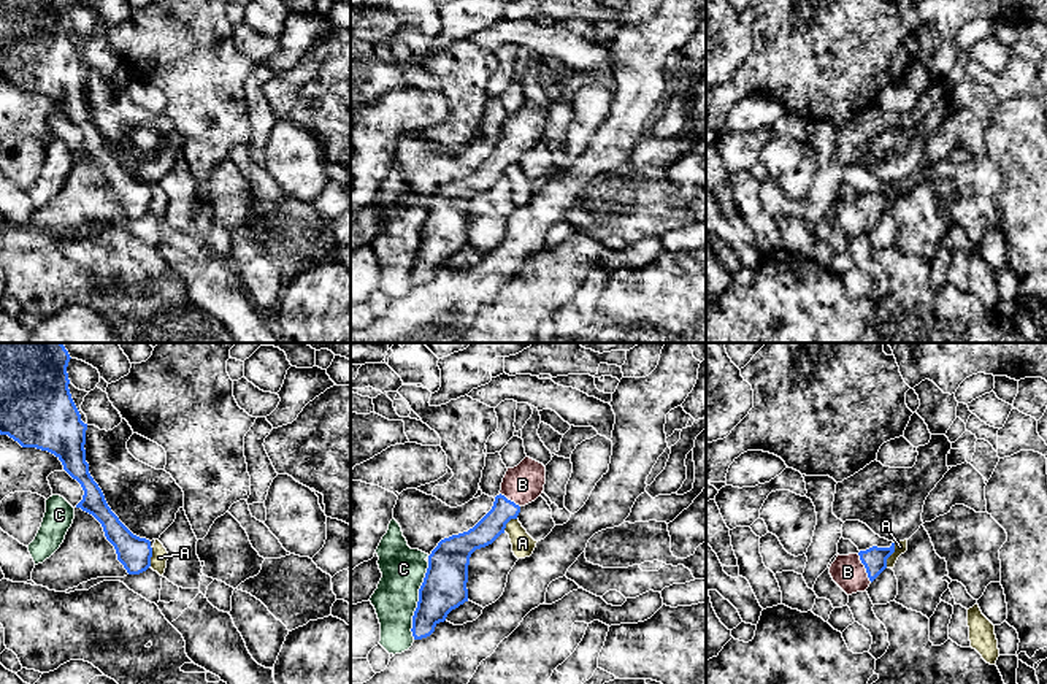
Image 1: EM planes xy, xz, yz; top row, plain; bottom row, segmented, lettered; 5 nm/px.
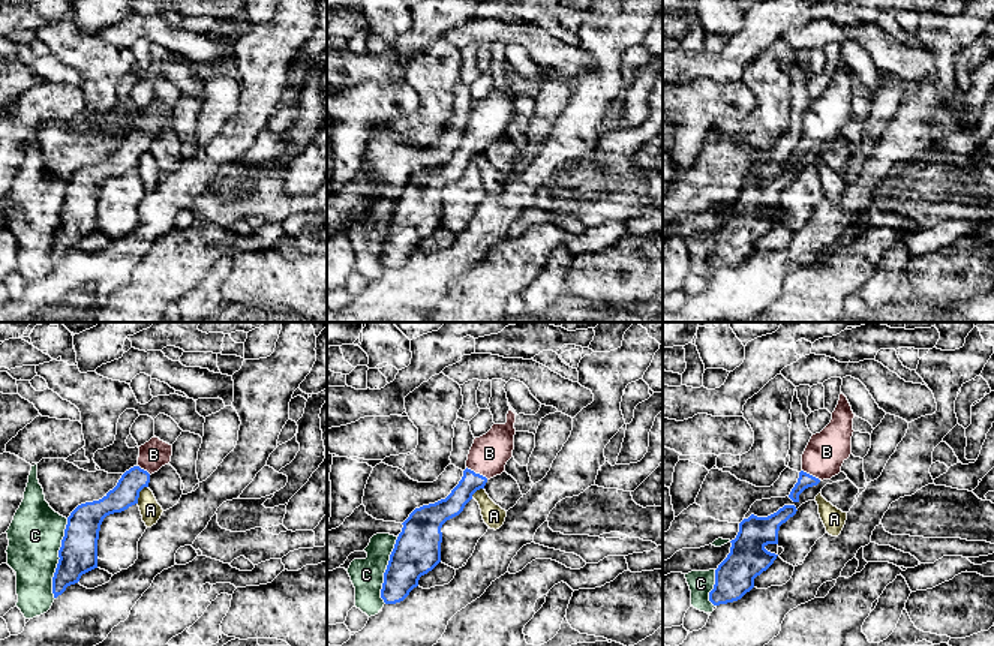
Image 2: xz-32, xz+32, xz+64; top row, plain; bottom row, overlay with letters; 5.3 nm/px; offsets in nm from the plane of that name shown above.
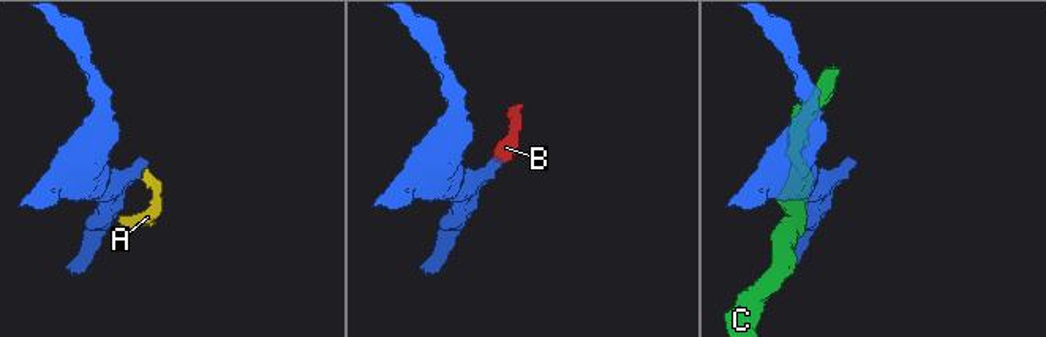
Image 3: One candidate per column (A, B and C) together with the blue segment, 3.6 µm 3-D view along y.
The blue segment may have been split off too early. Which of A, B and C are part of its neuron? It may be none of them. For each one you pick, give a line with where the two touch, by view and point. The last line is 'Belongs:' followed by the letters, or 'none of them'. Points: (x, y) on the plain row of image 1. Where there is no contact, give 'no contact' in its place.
B: yz (865, 211)
Belongs: B

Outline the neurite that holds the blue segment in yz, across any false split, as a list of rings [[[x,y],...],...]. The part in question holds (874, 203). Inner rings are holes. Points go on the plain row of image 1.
[[[895,187],[890,192],[872,190],[858,198],[838,198],[830,211],[830,219],[847,240],[866,236],[869,229],[887,213],[887,203],[893,197]]]

